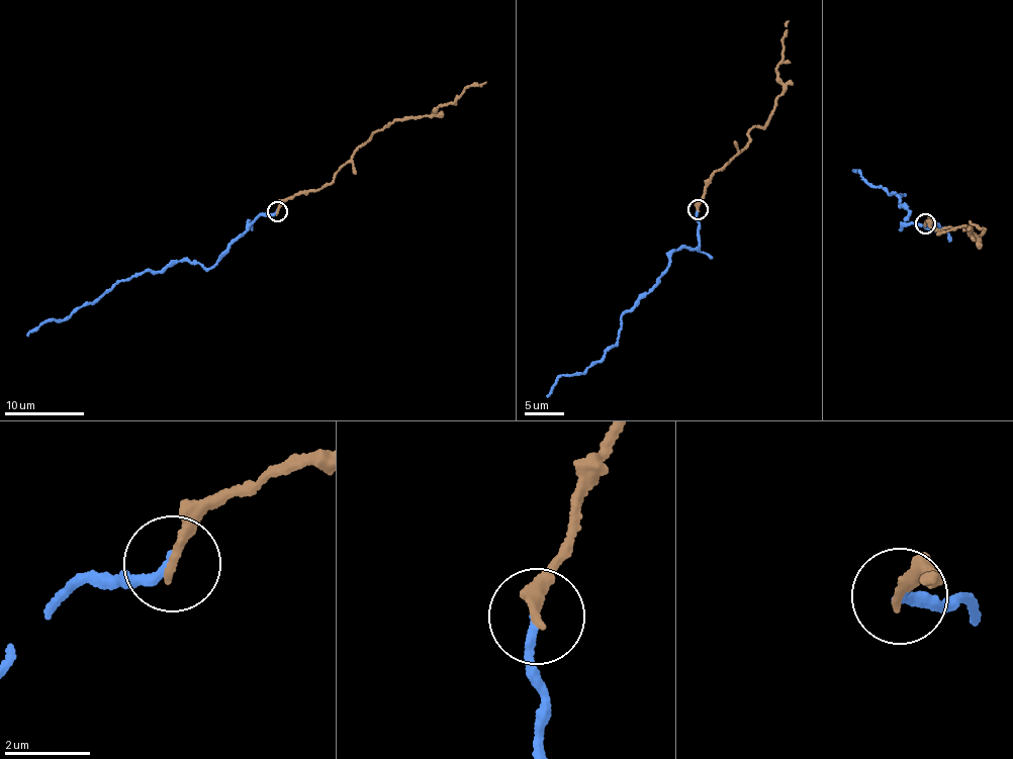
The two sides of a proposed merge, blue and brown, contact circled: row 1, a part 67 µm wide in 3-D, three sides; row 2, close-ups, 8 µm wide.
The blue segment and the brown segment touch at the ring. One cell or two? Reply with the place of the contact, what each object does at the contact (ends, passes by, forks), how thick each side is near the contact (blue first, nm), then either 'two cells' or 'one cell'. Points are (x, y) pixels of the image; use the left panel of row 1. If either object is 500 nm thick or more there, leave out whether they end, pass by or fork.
at (277, 211); blue ends there; brown ends there; 200 nm thick on the blue side, 240 nm on the other; one cell

